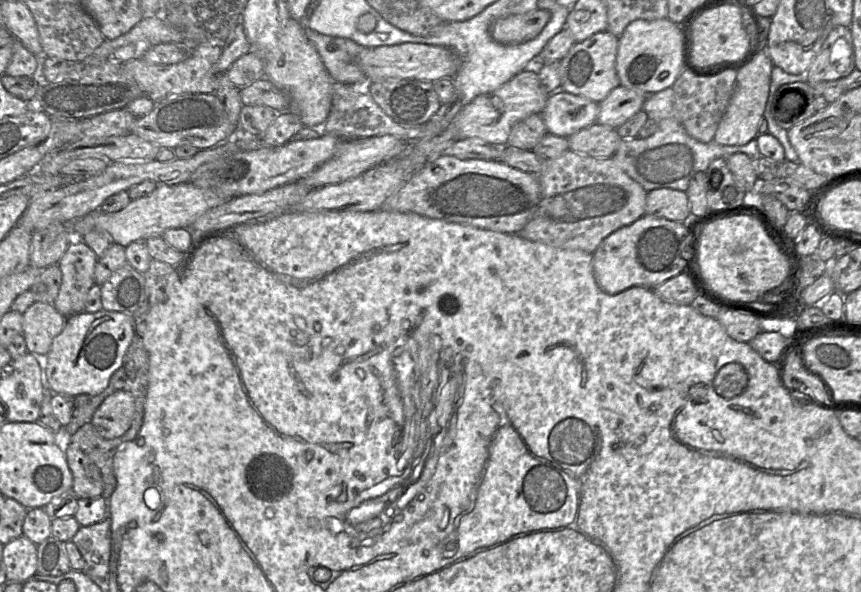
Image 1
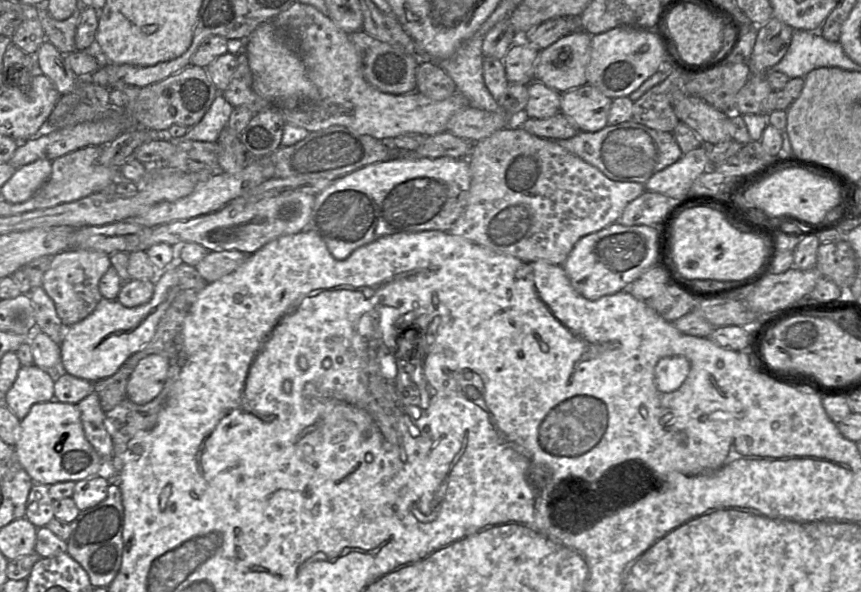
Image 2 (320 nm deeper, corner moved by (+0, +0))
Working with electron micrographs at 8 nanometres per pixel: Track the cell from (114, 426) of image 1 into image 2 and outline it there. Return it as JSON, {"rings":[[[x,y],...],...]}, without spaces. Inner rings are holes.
{"rings":[[[159,354],[141,359],[128,379],[127,398],[138,405],[152,401],[162,391],[168,370],[168,360]]]}

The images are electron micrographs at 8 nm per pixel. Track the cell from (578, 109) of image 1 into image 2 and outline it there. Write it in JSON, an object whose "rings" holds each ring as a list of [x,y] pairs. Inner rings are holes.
{"rings":[[[540,81],[528,85],[529,99],[525,117],[547,119],[561,112],[561,93]]]}

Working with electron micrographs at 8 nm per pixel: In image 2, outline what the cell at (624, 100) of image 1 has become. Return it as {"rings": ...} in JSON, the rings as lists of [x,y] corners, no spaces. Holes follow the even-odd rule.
{"rings":[[[591,84],[561,93],[561,113],[572,120],[580,131],[597,132],[608,125],[608,115],[613,99]]]}

